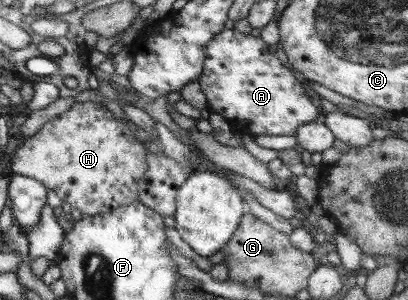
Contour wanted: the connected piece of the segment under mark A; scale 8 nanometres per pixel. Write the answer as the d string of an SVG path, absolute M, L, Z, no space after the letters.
M234 28L221 30L206 44L202 74L196 80L205 96L207 109L223 117L233 130L253 136L295 136L301 125L315 121L317 108L309 102L301 84L281 66L273 53L269 54L263 39L239 33Z

